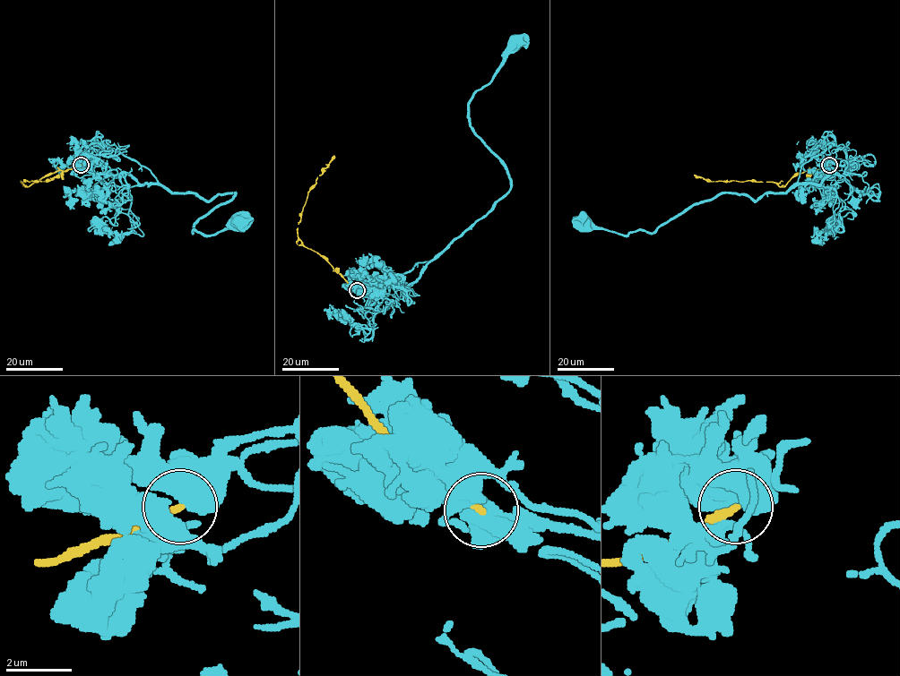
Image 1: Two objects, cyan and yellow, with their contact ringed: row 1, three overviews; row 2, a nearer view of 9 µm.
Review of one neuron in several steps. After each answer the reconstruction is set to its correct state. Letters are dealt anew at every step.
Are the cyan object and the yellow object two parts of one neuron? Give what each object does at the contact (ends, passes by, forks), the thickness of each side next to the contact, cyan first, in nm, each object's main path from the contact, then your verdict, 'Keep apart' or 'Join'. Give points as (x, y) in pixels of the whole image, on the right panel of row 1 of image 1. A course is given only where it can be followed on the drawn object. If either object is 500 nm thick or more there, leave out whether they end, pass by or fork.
Thickness 750 nm (cyan) against 220 nm. Course of cyan: (829, 164), (845, 160), (843, 175), (756, 201), (716, 194), (653, 232), (621, 235), (582, 220). Course of yellow: (829, 164), (799, 173), (783, 186), (756, 181), (708, 182), (694, 175). Keep apart

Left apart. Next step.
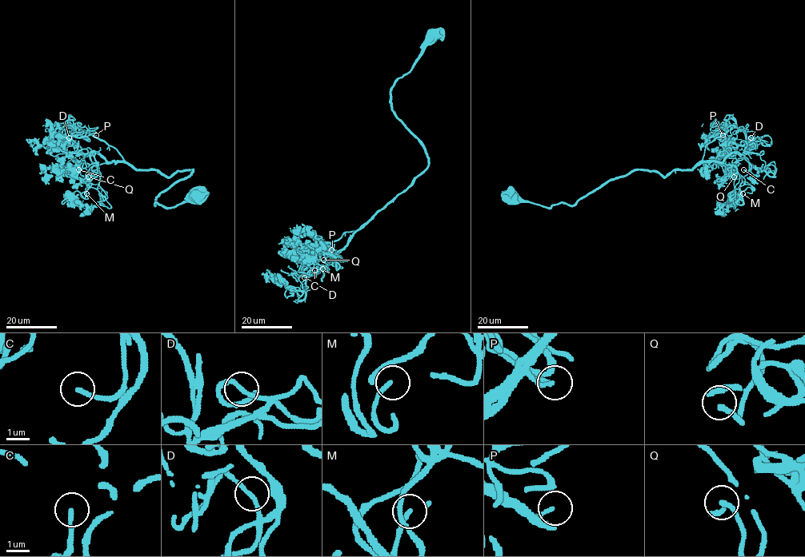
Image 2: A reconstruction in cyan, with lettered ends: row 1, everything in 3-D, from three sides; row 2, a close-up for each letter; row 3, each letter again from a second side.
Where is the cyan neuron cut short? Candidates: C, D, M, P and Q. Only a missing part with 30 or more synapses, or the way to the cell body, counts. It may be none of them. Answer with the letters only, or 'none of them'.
C

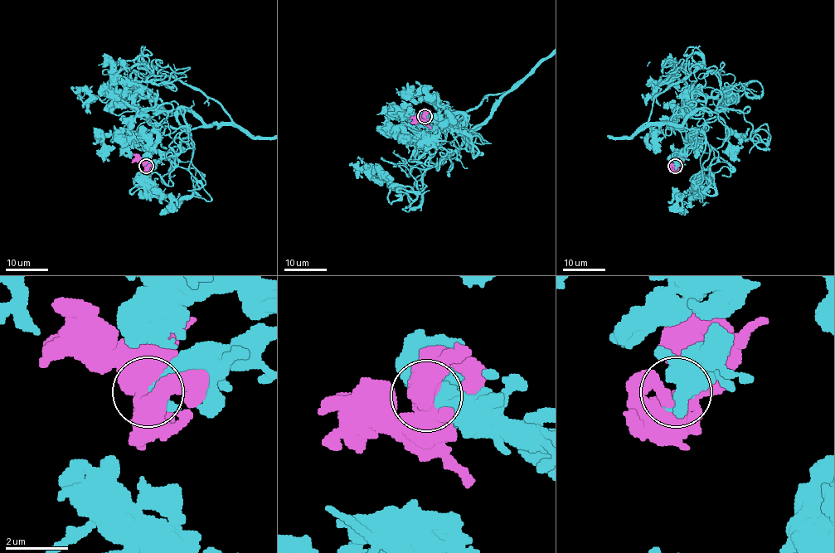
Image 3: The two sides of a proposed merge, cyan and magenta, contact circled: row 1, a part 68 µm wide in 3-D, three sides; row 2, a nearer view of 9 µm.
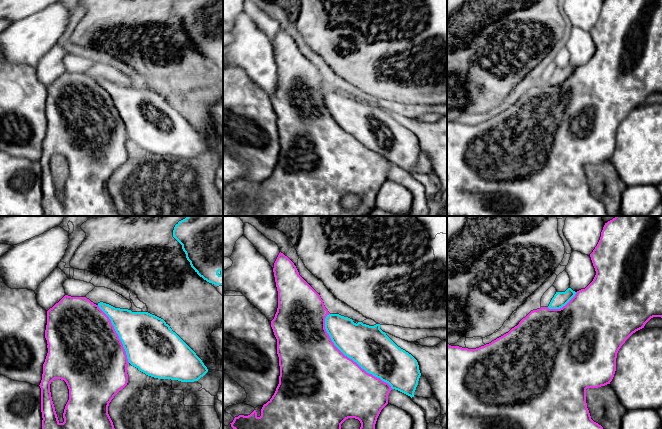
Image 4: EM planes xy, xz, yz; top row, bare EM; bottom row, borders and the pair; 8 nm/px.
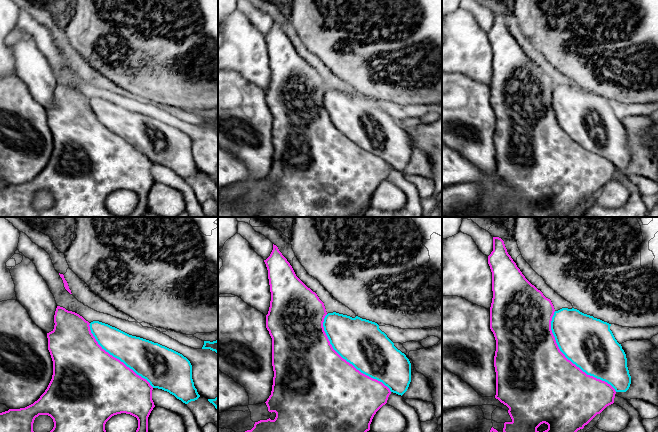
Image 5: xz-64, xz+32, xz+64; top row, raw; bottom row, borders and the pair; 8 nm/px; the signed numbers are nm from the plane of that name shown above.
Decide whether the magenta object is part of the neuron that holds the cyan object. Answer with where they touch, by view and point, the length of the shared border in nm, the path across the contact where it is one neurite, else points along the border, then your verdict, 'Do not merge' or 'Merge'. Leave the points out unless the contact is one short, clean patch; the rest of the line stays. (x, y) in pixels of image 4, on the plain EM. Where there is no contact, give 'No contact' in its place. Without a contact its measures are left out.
Touches cyan at xz (348, 133). Shared border 800 nm. Merge

